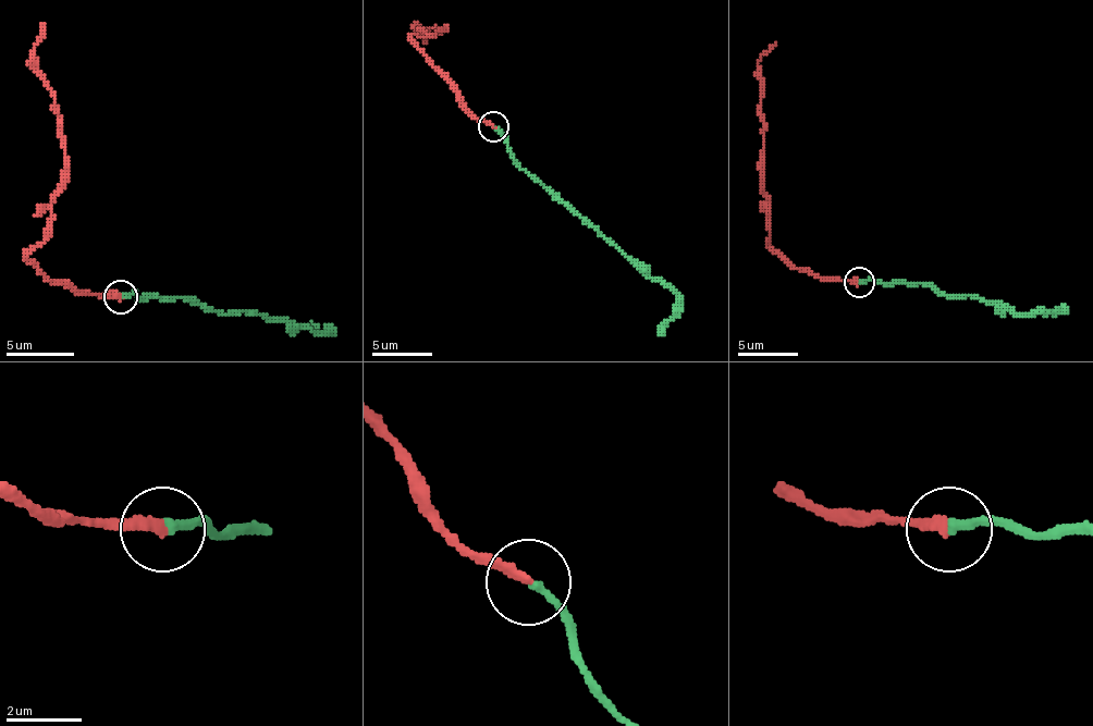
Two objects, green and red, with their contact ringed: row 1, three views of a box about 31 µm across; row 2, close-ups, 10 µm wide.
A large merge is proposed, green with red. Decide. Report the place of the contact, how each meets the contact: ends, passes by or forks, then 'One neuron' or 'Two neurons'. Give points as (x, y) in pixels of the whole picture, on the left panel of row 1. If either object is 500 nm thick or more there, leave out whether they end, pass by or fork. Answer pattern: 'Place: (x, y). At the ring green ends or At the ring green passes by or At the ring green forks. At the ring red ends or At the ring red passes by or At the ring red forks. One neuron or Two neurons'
Place: (120, 296). At the ring green ends. At the ring red ends. One neuron

